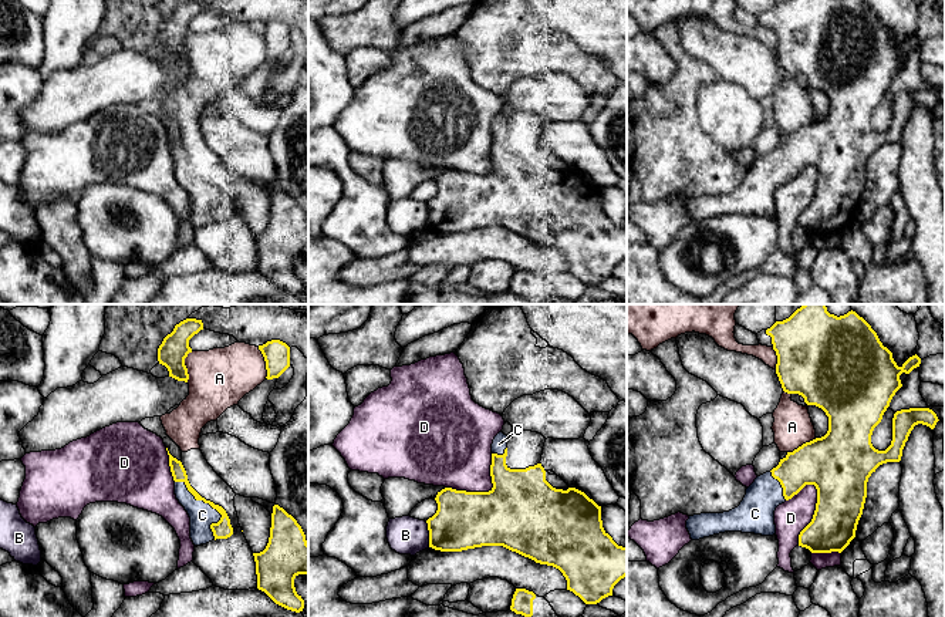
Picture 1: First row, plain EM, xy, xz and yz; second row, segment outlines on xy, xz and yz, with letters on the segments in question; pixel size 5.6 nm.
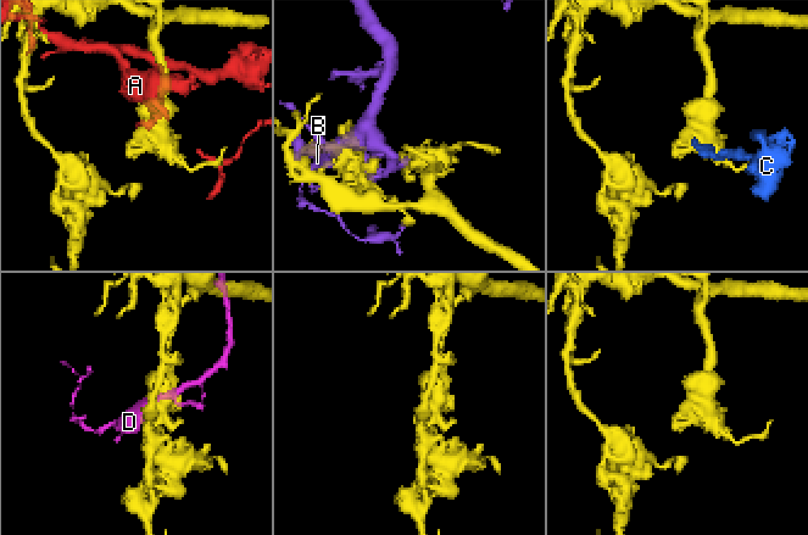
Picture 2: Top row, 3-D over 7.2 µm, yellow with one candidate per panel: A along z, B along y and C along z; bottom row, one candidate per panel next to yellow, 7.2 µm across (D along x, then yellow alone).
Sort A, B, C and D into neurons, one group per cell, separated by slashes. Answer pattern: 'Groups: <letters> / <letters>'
Groups: A / B / C / D

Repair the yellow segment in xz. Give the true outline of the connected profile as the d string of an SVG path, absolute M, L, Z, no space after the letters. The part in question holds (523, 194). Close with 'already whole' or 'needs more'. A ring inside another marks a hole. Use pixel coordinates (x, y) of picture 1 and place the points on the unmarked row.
M499 114L492 125L490 158L493 169L489 173L466 173L445 169L438 173L436 195L426 202L429 229L441 233L462 233L482 227L503 227L540 246L558 250L567 262L567 272L578 277L585 286L597 286L612 277L614 267L627 257L627 229L618 227L604 212L601 188L584 173L568 169L556 171L546 162L541 145L526 151L510 151L506 146L507 117Z | needs more

